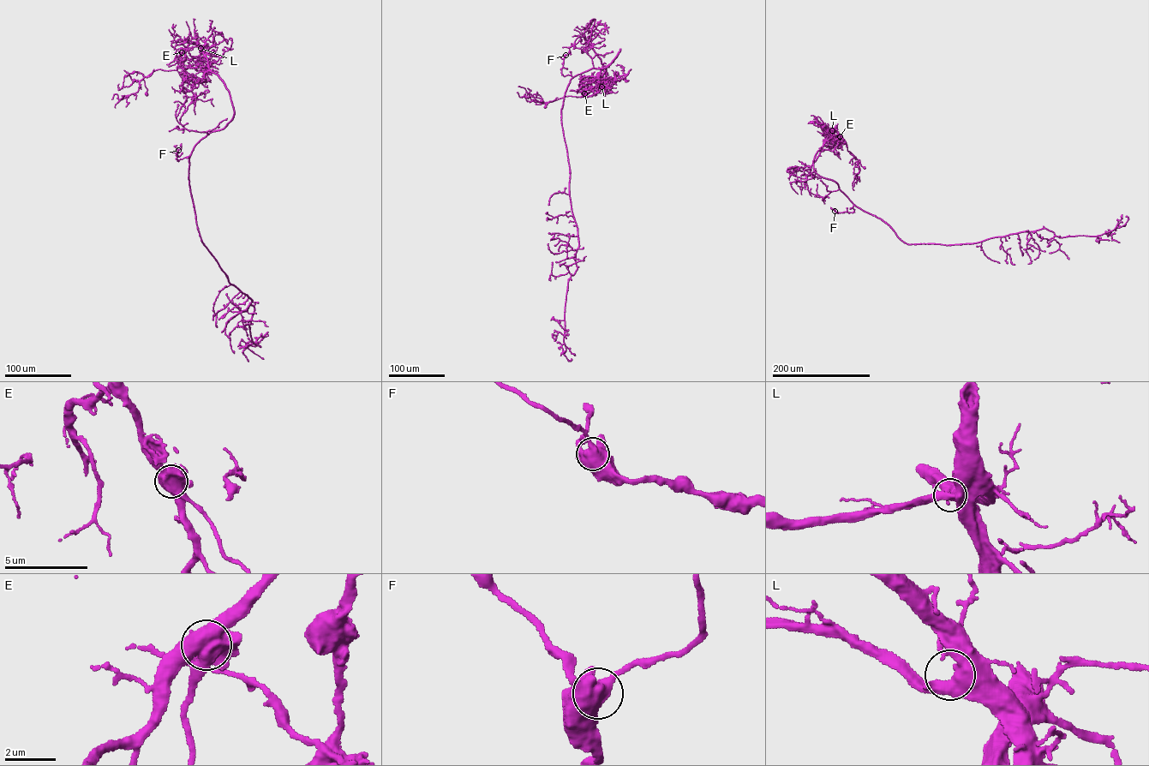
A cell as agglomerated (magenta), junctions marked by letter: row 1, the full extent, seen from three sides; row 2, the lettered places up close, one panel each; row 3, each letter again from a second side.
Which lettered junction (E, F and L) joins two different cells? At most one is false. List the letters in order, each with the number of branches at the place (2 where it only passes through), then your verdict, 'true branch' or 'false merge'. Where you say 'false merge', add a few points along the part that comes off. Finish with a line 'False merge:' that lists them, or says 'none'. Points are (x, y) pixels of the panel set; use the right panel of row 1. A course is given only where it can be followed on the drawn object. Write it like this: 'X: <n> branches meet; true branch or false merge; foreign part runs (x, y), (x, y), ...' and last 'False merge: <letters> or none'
E: 4 branches meet; false merge; foreign part runs (840, 136), (848, 151), (858, 161), (859, 178), (855, 178), (852, 182), (853, 190)
F: 3 branches meet; true branch
L: 3 branches meet; true branch
False merge: E

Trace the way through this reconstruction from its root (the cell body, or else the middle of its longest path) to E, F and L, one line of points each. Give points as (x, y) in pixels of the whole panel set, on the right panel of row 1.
E: (864, 167), (848, 151), (840, 136)
F: (864, 167), (848, 151), (841, 137), (827, 138), (814, 157), (814, 171), (836, 182), (854, 210), (834, 211)
L: (864, 167), (848, 151), (845, 141), (834, 128), (832, 130)

